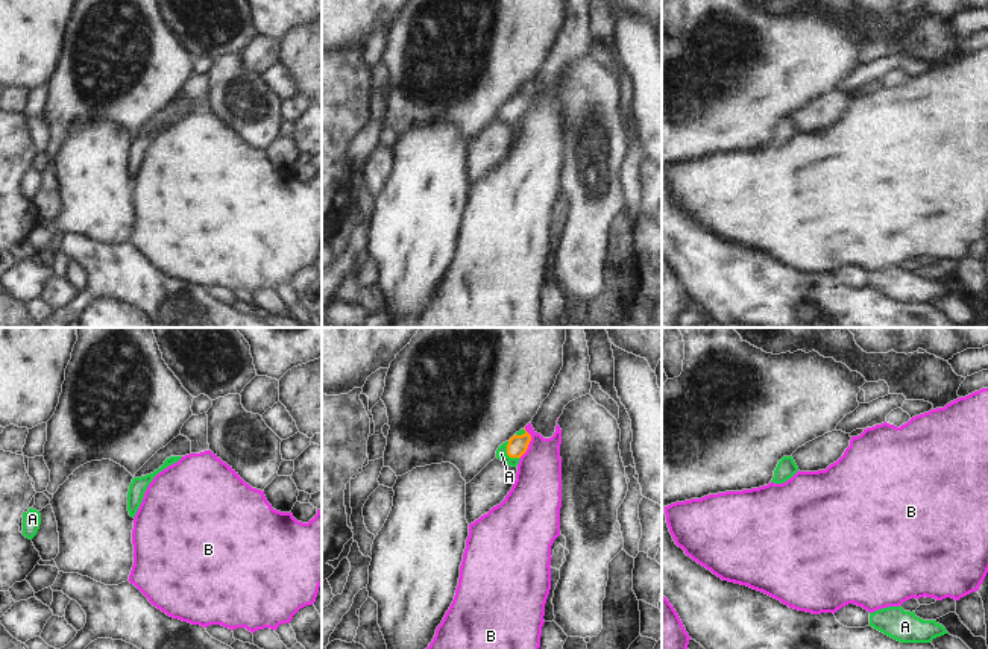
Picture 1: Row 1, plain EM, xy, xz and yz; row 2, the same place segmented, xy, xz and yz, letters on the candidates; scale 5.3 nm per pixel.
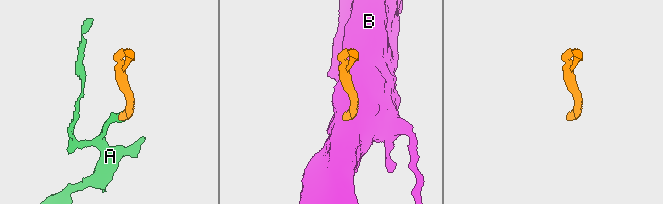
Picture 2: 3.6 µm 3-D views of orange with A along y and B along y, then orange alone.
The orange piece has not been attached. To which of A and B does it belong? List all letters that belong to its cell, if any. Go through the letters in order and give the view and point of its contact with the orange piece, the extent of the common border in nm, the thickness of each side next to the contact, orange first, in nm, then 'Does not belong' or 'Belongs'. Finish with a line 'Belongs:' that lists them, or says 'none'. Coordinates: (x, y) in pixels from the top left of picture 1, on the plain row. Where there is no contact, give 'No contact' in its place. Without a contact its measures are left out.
A: Touches orange at xz (507, 114). Shared border 120 nm. Thickness 110 nm (orange) against 60 nm. Belongs
B: Touches orange at xz (528, 103). Shared border 160 nm. Thickness 110 nm (orange) against 260 nm. Does not belong
Belongs: A.

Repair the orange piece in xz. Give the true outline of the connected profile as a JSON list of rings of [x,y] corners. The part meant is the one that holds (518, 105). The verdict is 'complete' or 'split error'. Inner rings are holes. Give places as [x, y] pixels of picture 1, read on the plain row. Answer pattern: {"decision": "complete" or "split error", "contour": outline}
{"decision": "split error", "contour": [[[521,89],[508,102],[502,103],[496,111],[496,118],[505,124],[516,127],[521,117],[527,112],[531,96]]]}

